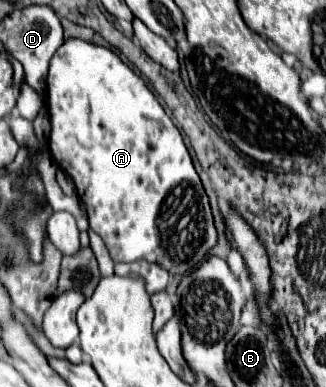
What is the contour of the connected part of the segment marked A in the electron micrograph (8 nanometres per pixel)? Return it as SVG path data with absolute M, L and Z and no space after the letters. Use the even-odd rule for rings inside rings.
M72 38L66 40L54 54L54 58L50 60L50 70L48 70L48 78L46 78L46 106L48 106L48 114L50 114L50 124L52 124L52 132L48 136L48 148L56 160L56 164L70 174L76 192L80 196L80 200L86 206L88 212L88 222L90 228L104 240L110 256L114 262L136 262L136 260L146 260L152 264L162 266L168 274L172 276L186 276L190 272L194 272L212 252L212 248L218 244L218 232L214 226L214 218L212 218L212 210L210 210L210 202L208 196L204 192L204 186L200 182L198 172L194 170L192 158L184 146L182 134L180 130L174 126L174 122L168 118L168 114L164 112L164 108L158 104L158 100L154 98L154 94L146 88L144 80L134 74L114 52L110 52L108 48L100 48L96 44L88 44L84 40Z

